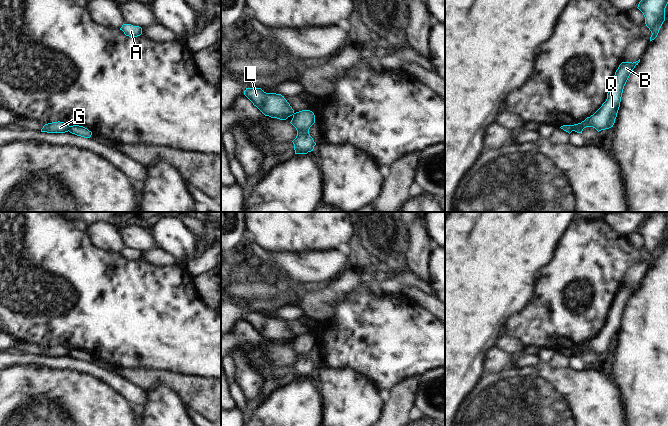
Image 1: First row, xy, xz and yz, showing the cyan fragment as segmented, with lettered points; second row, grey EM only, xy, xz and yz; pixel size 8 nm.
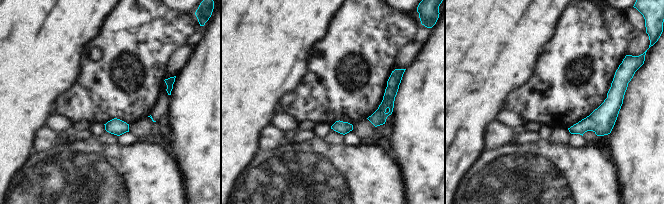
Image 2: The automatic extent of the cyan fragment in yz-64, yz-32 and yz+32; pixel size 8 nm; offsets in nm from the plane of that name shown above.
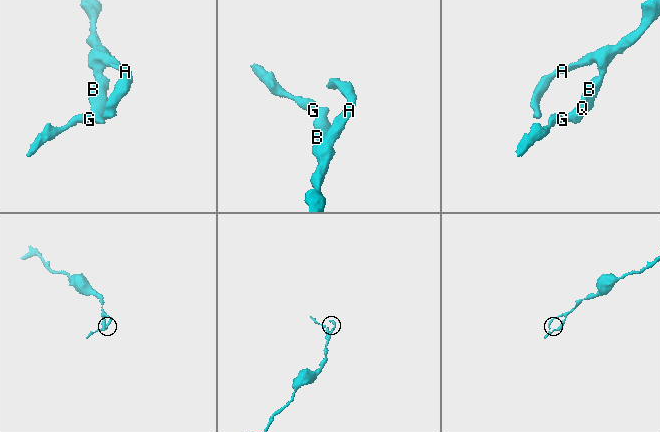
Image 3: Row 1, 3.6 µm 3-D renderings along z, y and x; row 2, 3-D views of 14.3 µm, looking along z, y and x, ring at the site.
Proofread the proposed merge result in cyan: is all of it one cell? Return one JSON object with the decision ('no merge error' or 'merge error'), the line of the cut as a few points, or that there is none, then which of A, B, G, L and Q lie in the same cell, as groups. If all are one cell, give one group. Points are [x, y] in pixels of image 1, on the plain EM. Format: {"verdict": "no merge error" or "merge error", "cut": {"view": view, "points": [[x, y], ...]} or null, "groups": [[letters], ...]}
{"verdict": "merge error", "cut": {"view": "yz", "points": [[572, 349], [573, 354]]}, "groups": [["A", "B", "Q"], ["G", "L"]]}

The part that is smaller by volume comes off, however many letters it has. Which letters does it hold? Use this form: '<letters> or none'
G, L

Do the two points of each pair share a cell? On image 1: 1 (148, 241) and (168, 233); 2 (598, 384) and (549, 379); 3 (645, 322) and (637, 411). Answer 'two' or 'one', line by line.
1: two
2: one
3: one

